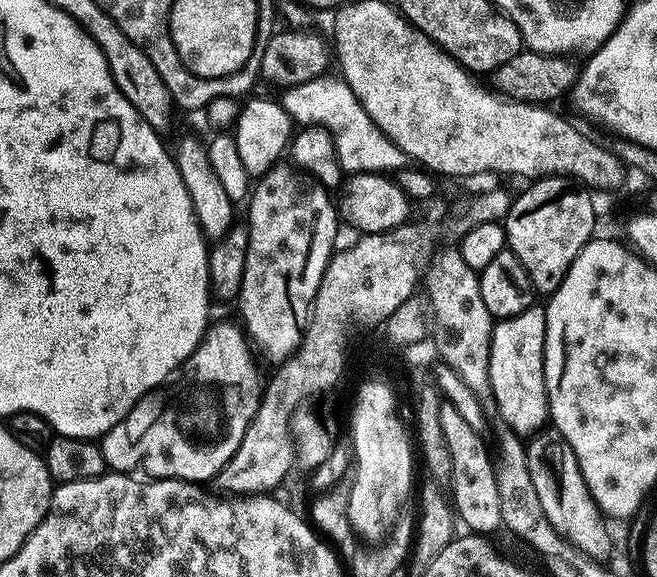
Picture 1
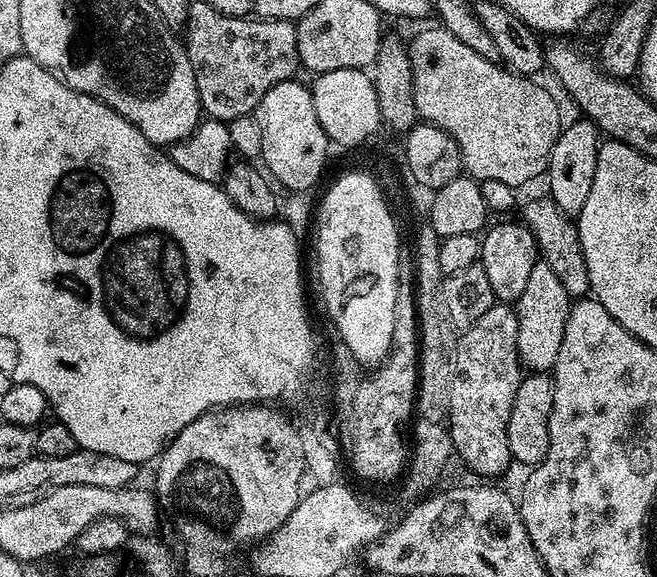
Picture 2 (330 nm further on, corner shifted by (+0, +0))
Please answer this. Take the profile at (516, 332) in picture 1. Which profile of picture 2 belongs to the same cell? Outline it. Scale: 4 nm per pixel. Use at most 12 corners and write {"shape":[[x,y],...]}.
{"shape":[[537,259],[514,302],[518,354],[528,372],[551,373],[570,298]]}

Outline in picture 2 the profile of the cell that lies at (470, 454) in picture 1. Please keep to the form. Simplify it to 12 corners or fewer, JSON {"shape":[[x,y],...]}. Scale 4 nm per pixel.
{"shape":[[496,302],[454,349],[448,429],[480,478],[513,463],[518,318]]}

